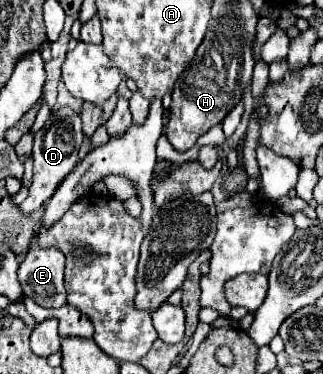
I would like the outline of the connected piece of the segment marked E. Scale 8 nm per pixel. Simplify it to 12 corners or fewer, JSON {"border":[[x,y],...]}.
{"border":[[31,249],[19,265],[23,295],[65,305],[59,249]]}

